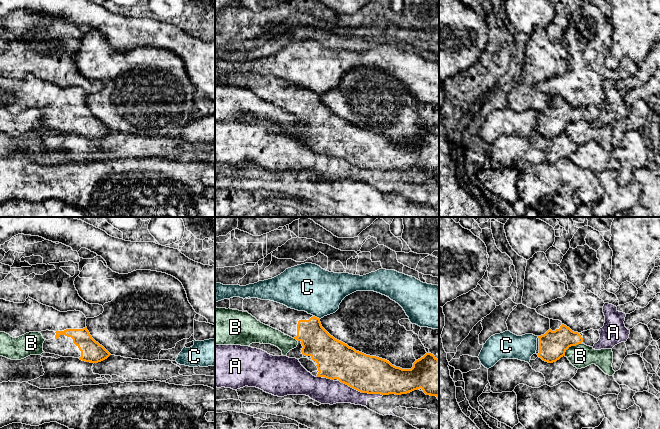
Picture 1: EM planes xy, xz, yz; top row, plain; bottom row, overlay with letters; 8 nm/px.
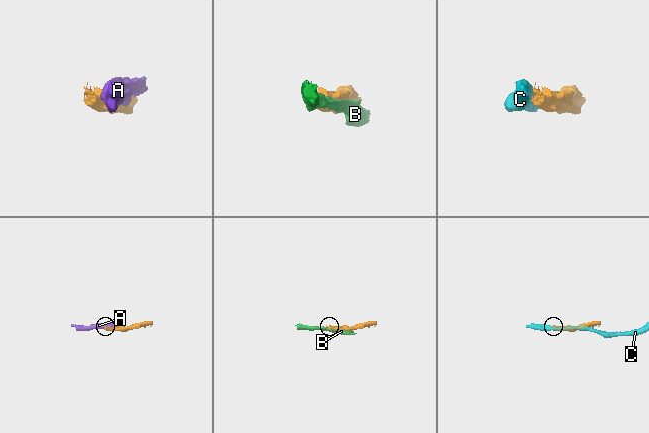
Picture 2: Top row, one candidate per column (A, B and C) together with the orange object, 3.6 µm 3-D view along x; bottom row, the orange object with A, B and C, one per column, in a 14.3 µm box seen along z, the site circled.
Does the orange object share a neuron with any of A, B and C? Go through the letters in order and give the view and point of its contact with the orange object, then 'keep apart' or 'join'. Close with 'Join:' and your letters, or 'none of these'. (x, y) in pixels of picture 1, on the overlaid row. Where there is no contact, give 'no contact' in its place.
A: xz (361, 392) | keep apart
B: yz (570, 346) | keep apart
C: xz (316, 317) | keep apart
Join: none of these

